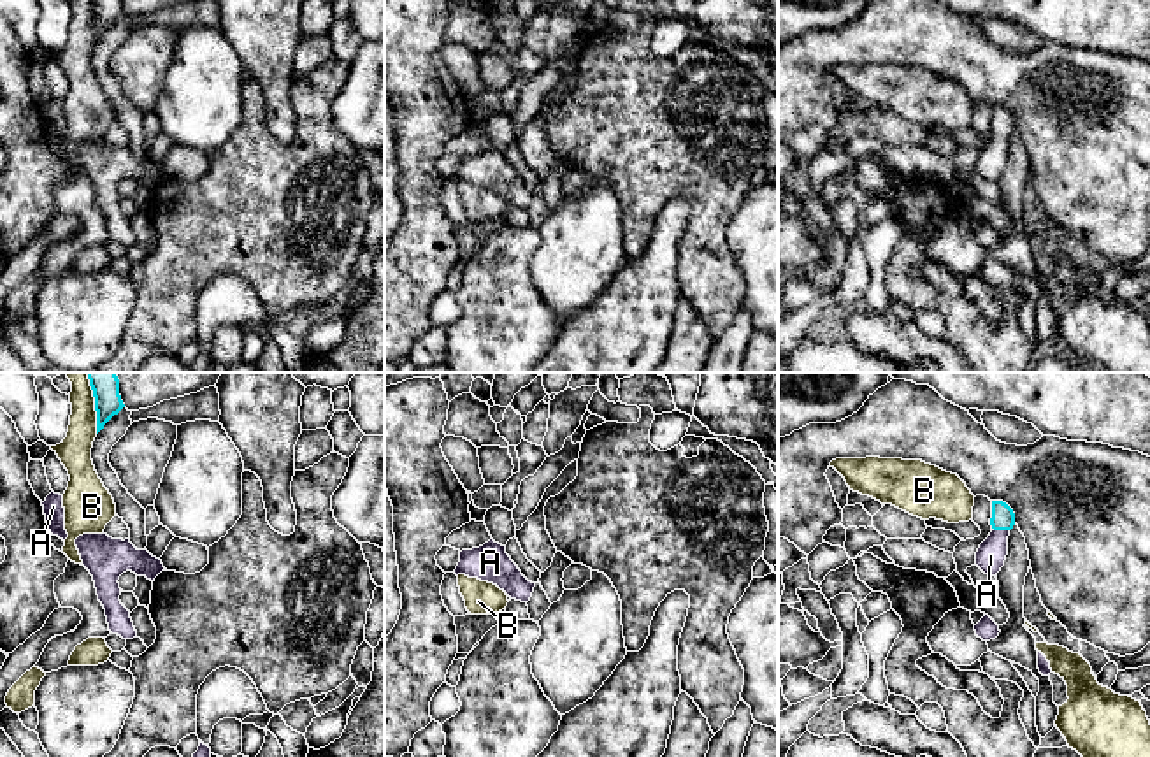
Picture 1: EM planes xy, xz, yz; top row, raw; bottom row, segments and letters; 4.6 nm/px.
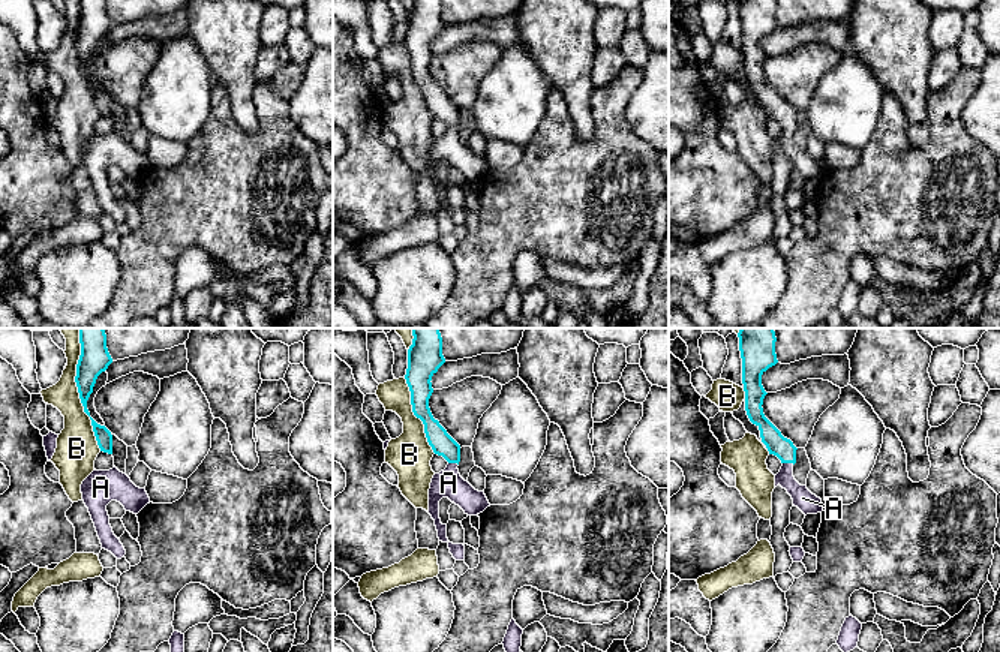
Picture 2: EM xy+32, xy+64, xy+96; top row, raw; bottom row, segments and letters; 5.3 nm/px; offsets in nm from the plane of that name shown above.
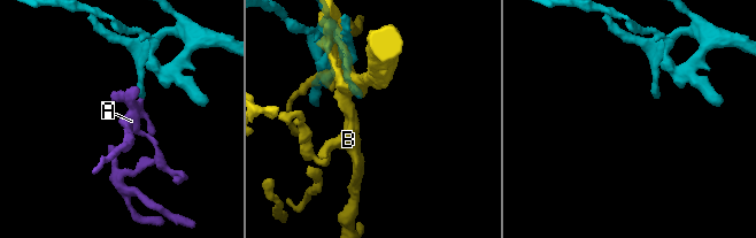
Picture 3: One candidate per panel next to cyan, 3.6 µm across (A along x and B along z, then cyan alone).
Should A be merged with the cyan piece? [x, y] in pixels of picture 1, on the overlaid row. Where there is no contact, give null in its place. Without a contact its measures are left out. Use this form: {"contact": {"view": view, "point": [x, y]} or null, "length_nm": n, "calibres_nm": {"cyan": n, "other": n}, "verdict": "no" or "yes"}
{"contact": {"view": "yz", "point": [1001, 529]}, "length_nm": 80, "calibres_nm": {"cyan": 110, "other": 140}, "verdict": "yes"}

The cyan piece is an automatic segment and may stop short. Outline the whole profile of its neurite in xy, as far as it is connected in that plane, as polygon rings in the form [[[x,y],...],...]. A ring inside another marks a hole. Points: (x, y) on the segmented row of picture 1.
[[[86,372],[86,374],[95,397],[98,434],[104,429],[104,425],[125,407],[125,404],[119,395],[119,379],[116,372]]]

